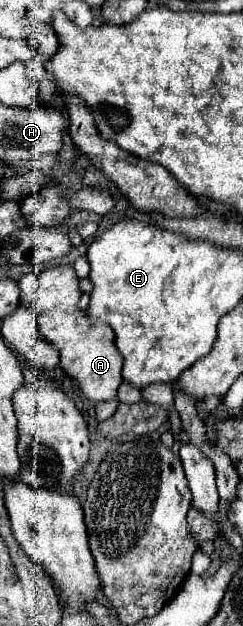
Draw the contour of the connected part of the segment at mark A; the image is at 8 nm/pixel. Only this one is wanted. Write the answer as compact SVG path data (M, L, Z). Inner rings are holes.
M71 266L47 268L39 272L39 288L29 298L29 308L39 320L43 338L61 352L61 368L69 378L79 382L85 398L91 402L109 402L117 398L117 388L123 382L123 356L115 350L115 334L111 326L87 318L87 314L77 308L79 298L79 278Z

